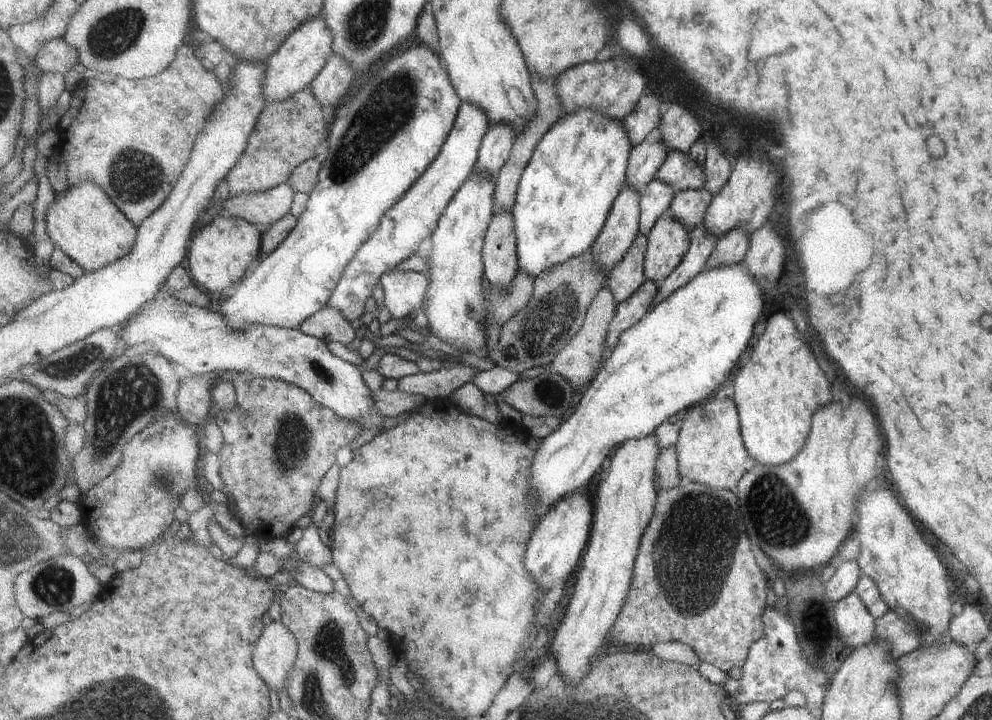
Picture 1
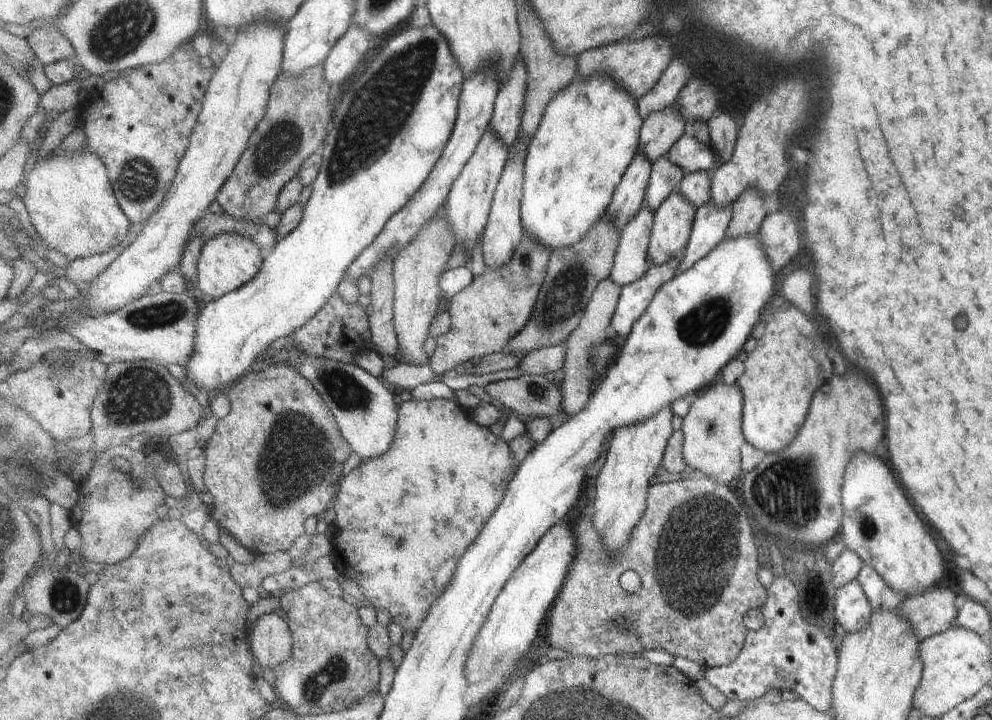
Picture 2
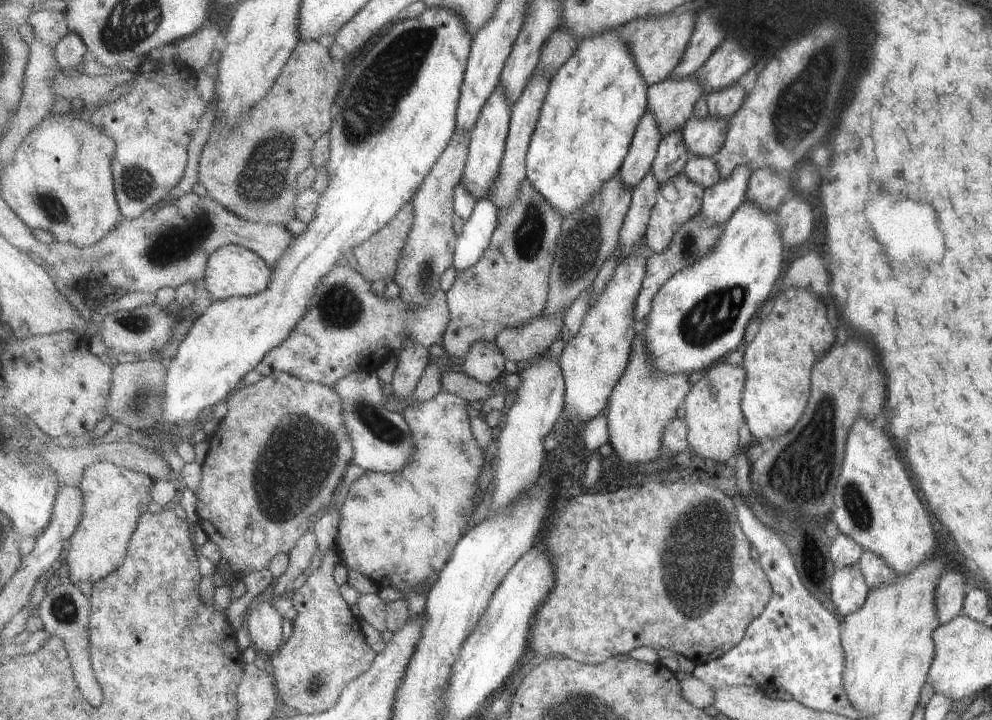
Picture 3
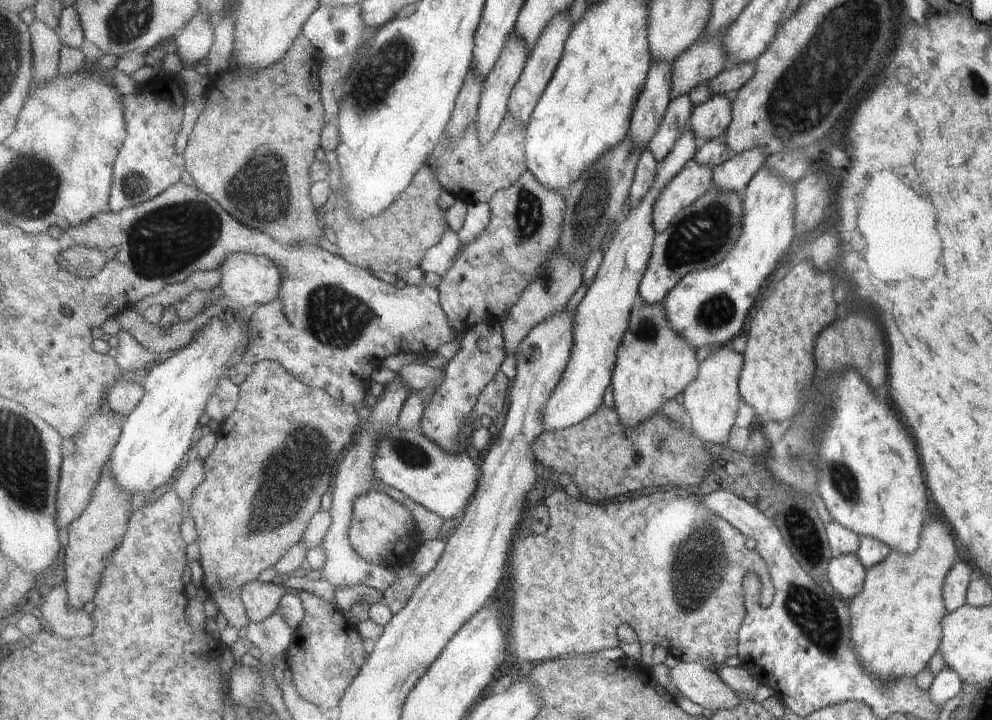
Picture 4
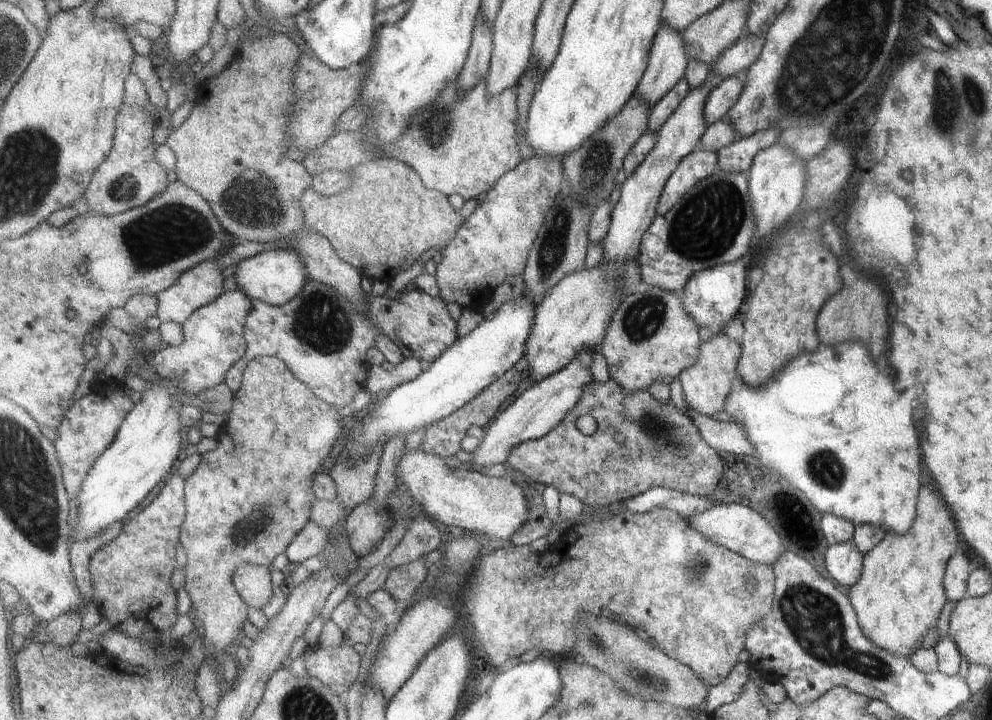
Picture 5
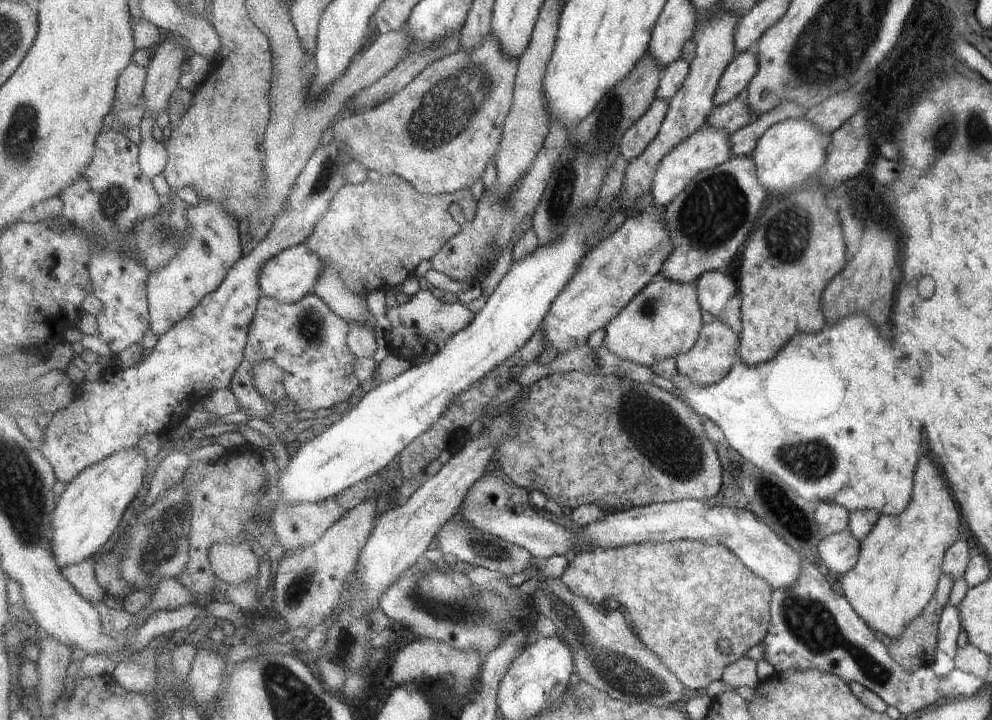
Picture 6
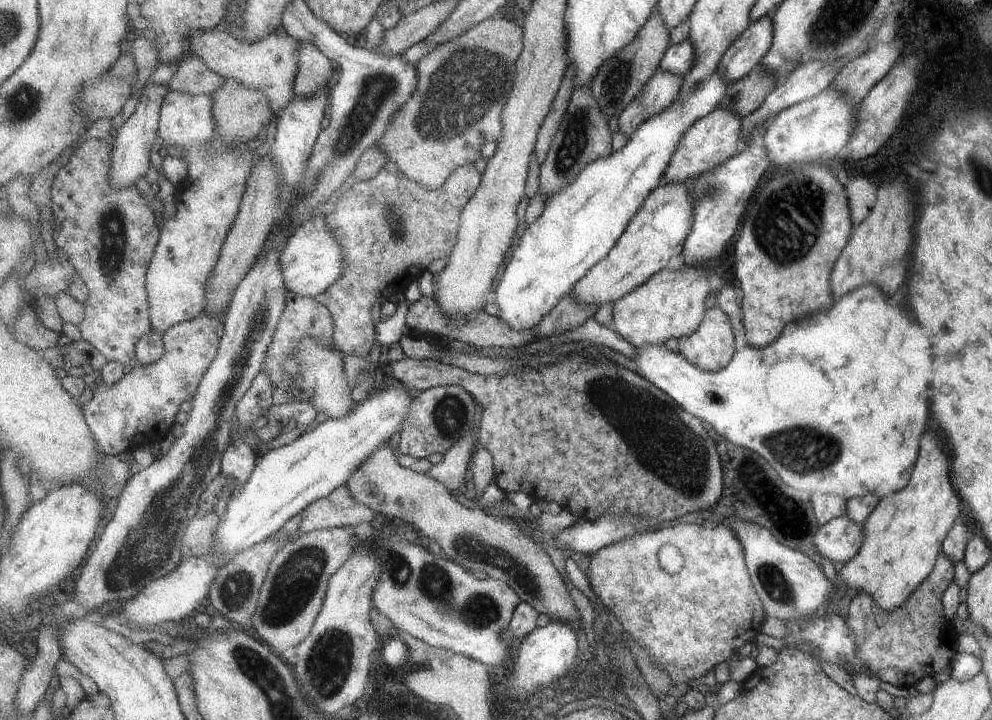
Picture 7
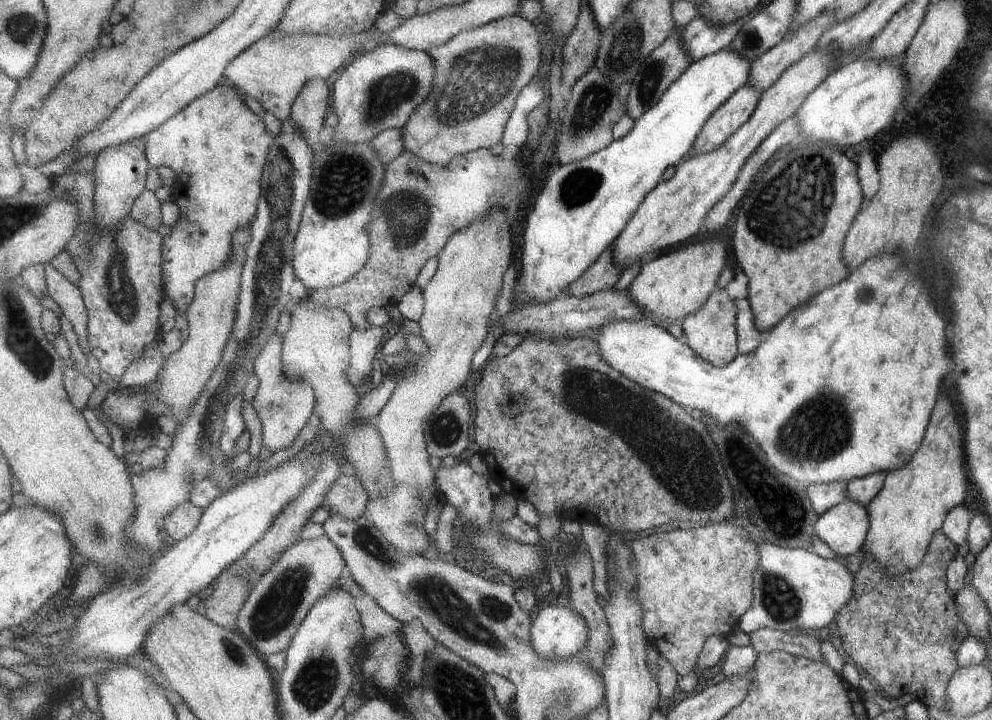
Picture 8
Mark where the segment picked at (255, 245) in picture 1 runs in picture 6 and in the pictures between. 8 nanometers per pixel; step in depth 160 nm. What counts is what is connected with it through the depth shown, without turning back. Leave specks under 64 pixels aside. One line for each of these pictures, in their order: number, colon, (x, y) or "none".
2: (228, 261)
3: (233, 271)
4: (248, 279)
5: (275, 277)
6: (292, 274)

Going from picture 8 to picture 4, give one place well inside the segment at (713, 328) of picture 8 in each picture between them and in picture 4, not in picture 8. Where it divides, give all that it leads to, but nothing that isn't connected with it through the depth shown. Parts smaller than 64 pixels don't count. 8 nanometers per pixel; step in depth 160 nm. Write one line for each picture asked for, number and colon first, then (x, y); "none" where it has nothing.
4: (713, 400)
5: (707, 385)
6: (717, 351)
7: (713, 346)

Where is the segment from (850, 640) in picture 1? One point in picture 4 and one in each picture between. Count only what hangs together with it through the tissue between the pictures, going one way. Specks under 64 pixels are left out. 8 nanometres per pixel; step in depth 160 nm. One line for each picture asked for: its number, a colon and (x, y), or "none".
2: (852, 611)
3: (848, 590)
4: (845, 573)

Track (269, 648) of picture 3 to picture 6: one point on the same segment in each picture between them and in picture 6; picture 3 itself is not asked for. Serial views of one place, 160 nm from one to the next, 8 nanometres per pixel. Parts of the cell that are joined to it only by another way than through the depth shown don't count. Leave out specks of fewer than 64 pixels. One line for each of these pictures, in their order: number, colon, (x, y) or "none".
4: (261, 599)
5: (253, 582)
6: (234, 563)

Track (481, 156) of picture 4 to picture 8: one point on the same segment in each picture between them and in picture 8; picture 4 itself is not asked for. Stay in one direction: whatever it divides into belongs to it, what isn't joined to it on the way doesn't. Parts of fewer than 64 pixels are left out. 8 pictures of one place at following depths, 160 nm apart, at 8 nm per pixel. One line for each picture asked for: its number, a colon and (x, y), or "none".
5: (460, 145)
6: (440, 132)
7: (463, 87)
8: (480, 74)

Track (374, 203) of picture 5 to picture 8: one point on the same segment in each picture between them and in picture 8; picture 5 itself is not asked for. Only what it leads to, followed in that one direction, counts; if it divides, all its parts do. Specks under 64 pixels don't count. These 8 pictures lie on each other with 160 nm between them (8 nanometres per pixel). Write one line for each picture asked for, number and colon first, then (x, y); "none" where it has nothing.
6: (376, 232)
7: (392, 229)
8: (421, 206)

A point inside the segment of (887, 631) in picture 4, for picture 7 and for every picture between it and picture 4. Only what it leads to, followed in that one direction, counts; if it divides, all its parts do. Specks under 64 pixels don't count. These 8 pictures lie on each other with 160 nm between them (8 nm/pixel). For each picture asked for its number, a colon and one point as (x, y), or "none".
5: (897, 599)
6: (898, 564)
7: (901, 538)

